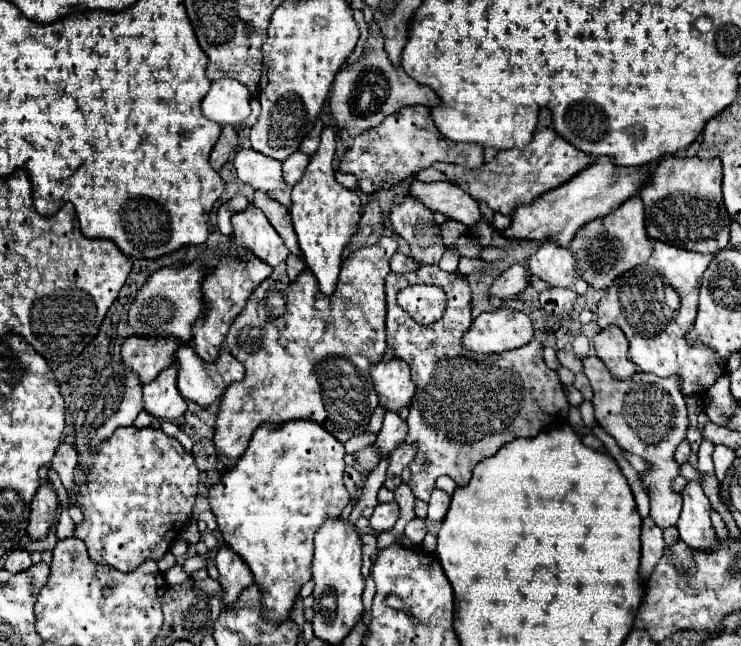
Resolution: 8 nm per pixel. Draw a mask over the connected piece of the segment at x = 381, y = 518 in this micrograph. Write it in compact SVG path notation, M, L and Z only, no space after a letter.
M395 501L391 503L379 503L369 519L369 527L375 531L389 531L399 519L399 505Z

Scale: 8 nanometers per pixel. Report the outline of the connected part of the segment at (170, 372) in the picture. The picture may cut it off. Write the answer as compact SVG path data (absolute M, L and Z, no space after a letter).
M177 363L165 369L155 381L143 385L145 411L153 417L175 421L187 411L187 403L177 391Z

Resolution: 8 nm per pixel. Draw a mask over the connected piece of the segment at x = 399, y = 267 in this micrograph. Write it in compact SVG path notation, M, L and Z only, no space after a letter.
M397 253L397 257L391 259L391 271L393 273L411 273L411 271L417 271L419 267L421 267L419 263L411 261L411 257L401 255L401 253Z

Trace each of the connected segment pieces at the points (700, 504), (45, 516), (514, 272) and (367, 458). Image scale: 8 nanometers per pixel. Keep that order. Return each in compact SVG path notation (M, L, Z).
M687 481L685 489L681 491L683 497L683 511L677 523L681 541L685 541L693 549L715 549L717 535L711 525L709 513L711 503L707 495L703 493L703 487L699 481Z
M43 483L31 501L31 517L29 517L27 533L33 541L47 537L51 525L55 523L57 509L59 509L57 491L53 489L53 485Z
M513 265L513 267L509 267L507 271L503 271L499 277L493 279L493 283L491 283L487 295L489 295L489 297L507 299L507 297L513 297L513 295L521 293L527 285L529 285L529 281L527 281L525 267Z
M367 445L365 449L353 453L353 457L355 457L355 463L359 465L359 469L363 473L373 471L377 467L377 463L381 461L381 453L377 453L377 449L373 449L373 445Z

